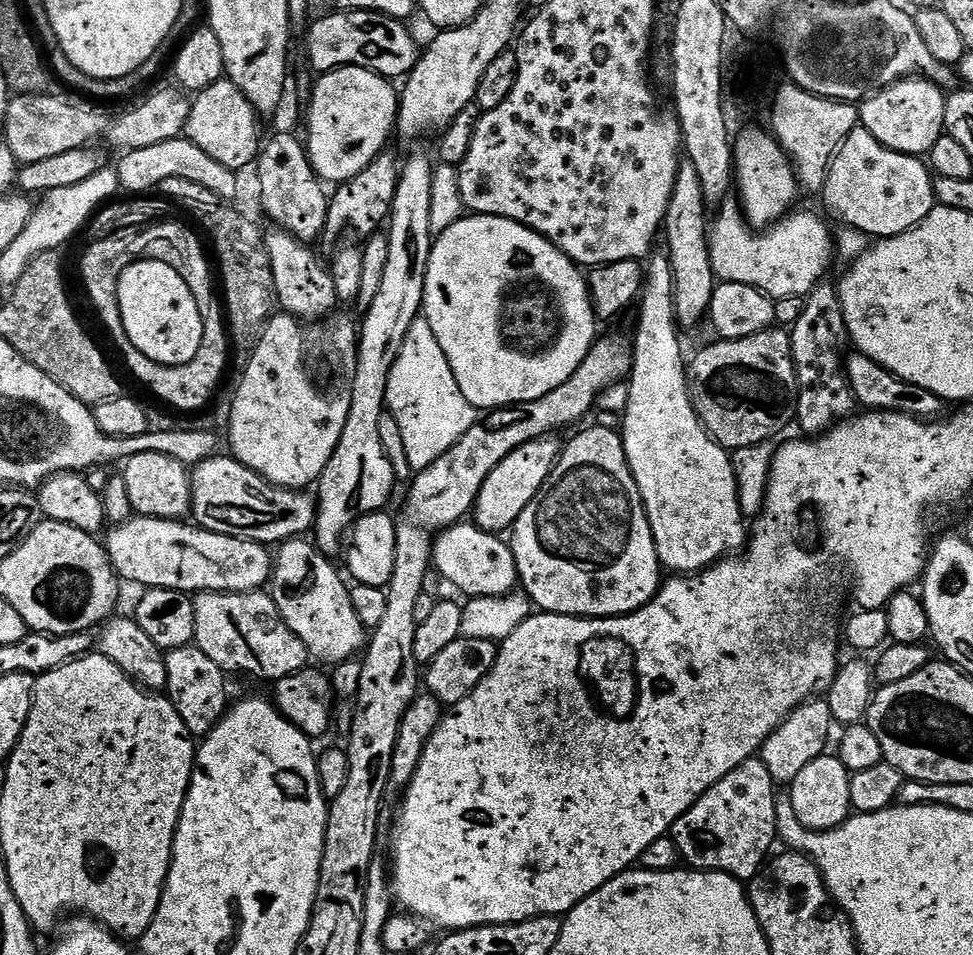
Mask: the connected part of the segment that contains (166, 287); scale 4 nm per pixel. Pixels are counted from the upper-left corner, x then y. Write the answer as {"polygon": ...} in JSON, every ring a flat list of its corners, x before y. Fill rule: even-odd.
{"polygon":[[137,260,121,274,116,297,125,336,140,355,154,363,185,364,206,343,198,302,174,266,166,266,166,262]]}

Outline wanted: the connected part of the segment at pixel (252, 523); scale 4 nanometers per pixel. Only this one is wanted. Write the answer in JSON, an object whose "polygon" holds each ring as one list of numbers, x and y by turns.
{"polygon":[[231,455,214,456,200,462,191,469,190,479,190,516,206,531,253,540,265,546,276,546,313,531,316,500,308,497,307,491,279,488,254,470,242,466]]}

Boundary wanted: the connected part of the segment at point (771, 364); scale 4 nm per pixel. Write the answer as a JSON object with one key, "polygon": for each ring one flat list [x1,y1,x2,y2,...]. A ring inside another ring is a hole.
{"polygon":[[769,330,767,332,759,332,758,334,750,334,750,338,738,338,737,340,722,340,717,339,716,344,712,344,709,348,704,348,696,357,691,357,690,363,687,365,686,371,688,374,688,393,692,395,692,405,698,414,701,424,709,436,721,444,723,448,735,450,738,448,754,448,763,445,764,440,768,440,771,436,776,436,788,423,793,423,796,420,796,363,792,357,792,338,787,331,784,330]]}

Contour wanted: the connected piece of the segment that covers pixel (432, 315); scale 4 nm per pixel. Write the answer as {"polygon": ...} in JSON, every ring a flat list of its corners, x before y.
{"polygon":[[465,215,458,222,454,222,454,226,450,226,435,237,426,274,422,316,430,322,430,330,434,330,434,338,438,338,438,346,442,346,442,354,446,354,446,362,450,362,450,370,454,370,458,390,466,394,466,402,473,404,477,410,507,408,514,404,537,400,542,398,542,394,550,394,550,390,562,386,562,382,566,382,574,374,574,370,582,366,586,354,598,339,598,333,596,333,598,317,592,308,592,296,588,293,585,273,570,257,562,254,562,250,554,247,545,236,538,235,524,224,497,216]]}

